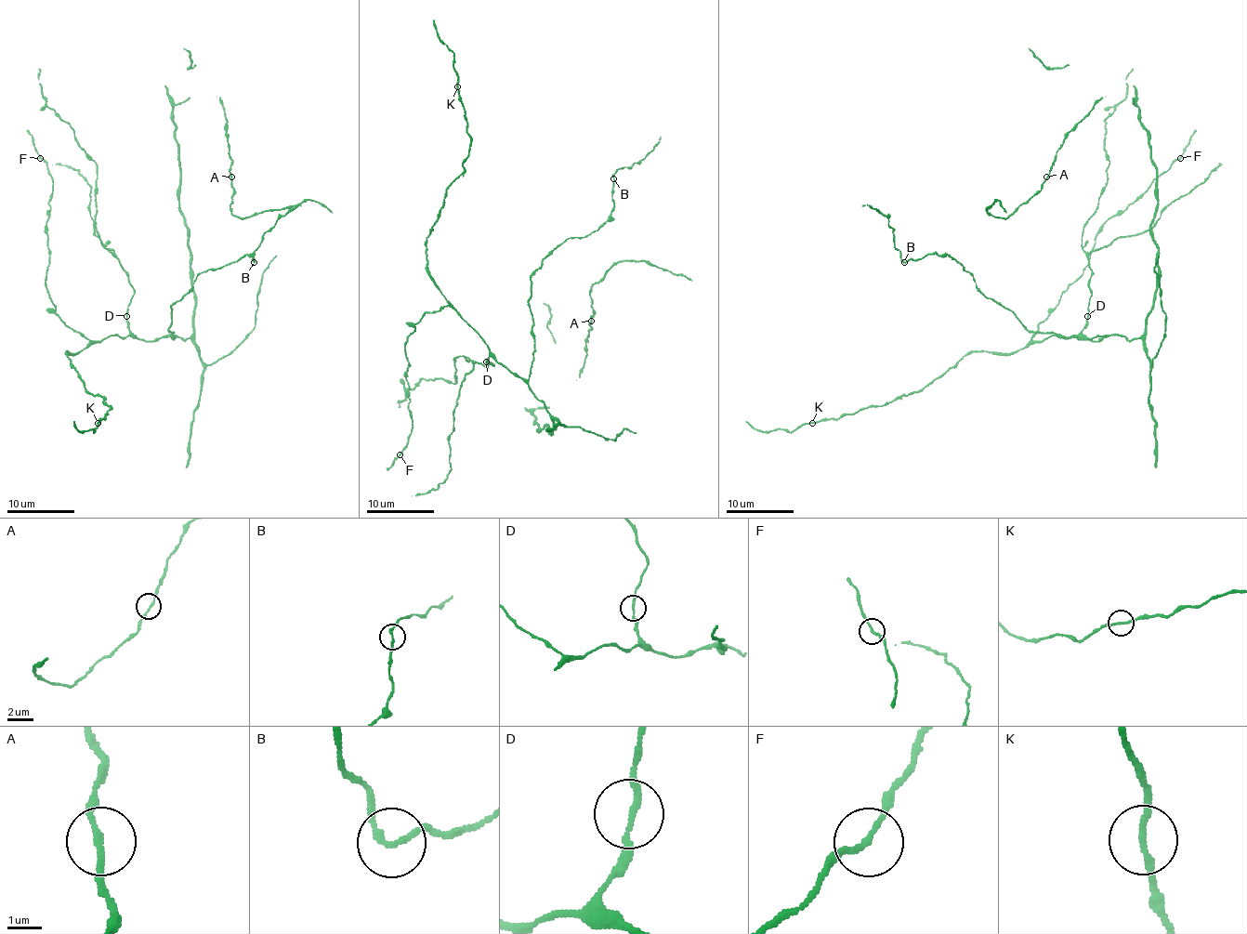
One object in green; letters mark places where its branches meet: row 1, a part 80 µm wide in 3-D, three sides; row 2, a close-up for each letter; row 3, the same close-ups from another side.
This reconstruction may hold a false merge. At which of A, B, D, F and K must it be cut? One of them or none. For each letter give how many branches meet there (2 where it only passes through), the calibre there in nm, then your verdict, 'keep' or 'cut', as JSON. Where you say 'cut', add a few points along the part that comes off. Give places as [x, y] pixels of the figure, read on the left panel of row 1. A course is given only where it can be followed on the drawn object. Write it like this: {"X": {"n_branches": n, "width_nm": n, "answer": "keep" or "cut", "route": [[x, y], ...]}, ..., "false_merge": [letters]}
{"A": {"n_branches": 2, "width_nm": 160, "answer": "keep"}, "B": {"n_branches": 2, "width_nm": 160, "answer": "keep"}, "D": {"n_branches": 2, "width_nm": 160, "answer": "keep"}, "F": {"n_branches": 2, "width_nm": 150, "answer": "keep"}, "K": {"n_branches": 2, "width_nm": 170, "answer": "keep"}, "false_merge": []}

